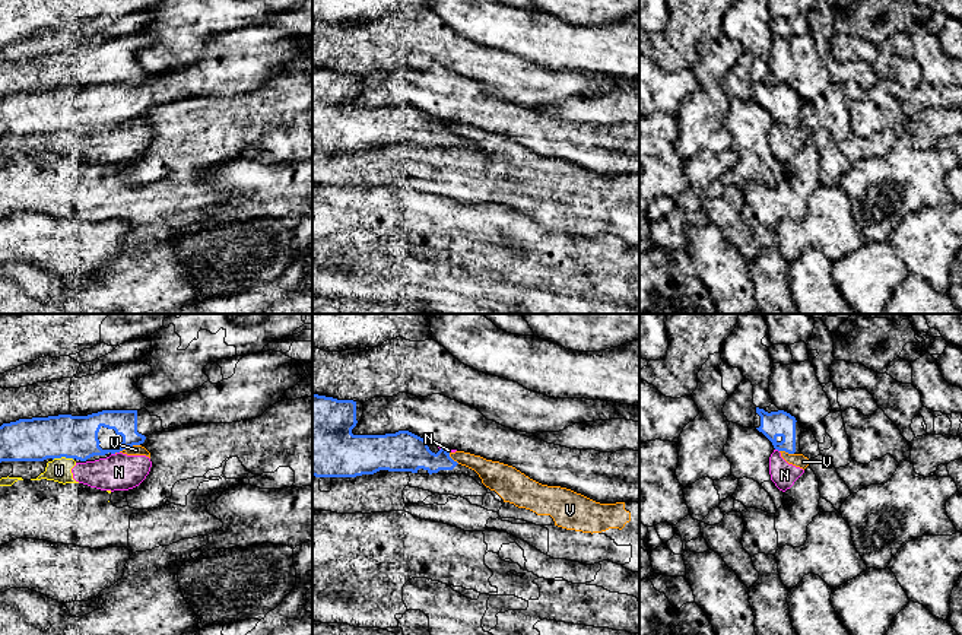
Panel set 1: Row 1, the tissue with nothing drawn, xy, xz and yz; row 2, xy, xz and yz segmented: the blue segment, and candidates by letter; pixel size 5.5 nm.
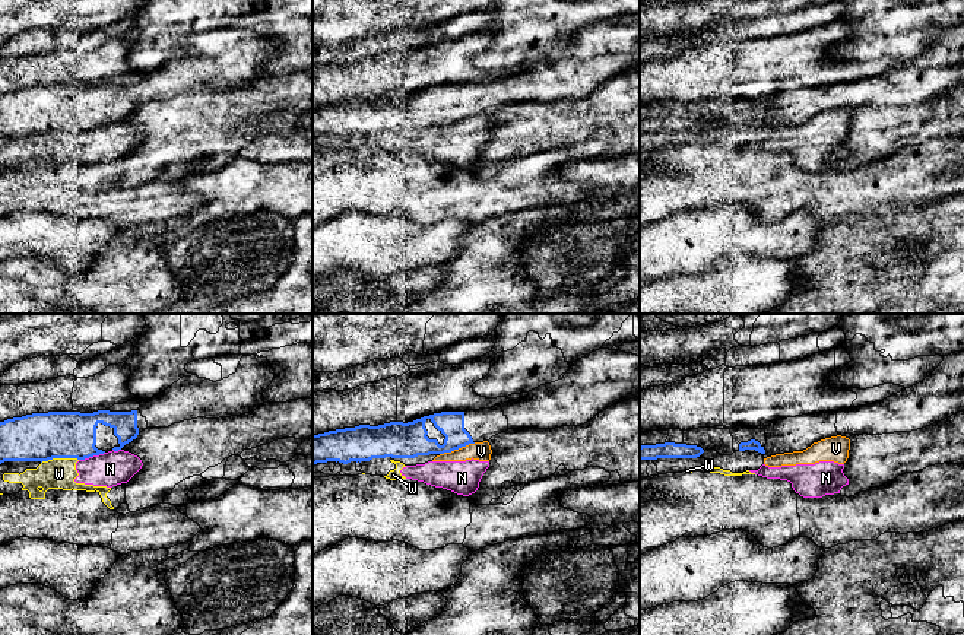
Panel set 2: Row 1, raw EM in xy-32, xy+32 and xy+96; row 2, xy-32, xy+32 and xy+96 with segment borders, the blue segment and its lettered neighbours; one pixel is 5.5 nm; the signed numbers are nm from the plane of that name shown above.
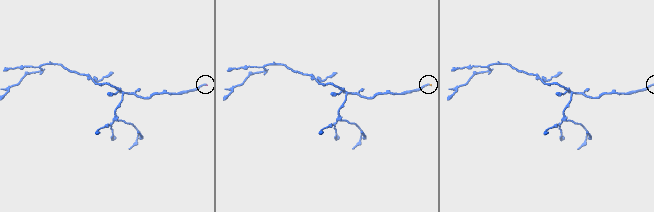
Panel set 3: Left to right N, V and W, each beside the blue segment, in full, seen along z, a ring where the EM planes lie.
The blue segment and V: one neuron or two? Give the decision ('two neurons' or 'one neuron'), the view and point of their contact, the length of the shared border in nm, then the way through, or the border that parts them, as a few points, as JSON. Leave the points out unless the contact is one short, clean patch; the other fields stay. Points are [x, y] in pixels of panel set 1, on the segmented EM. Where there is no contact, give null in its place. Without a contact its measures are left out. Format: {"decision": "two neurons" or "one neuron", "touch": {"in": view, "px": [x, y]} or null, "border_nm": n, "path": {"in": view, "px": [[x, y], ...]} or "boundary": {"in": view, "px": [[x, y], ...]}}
{"decision": "two neurons", "touch": {"in": "xy", "px": [129, 445]}, "border_nm": 130, "boundary": {"in": "xy", "px": [[139, 444], [118, 451]]}}

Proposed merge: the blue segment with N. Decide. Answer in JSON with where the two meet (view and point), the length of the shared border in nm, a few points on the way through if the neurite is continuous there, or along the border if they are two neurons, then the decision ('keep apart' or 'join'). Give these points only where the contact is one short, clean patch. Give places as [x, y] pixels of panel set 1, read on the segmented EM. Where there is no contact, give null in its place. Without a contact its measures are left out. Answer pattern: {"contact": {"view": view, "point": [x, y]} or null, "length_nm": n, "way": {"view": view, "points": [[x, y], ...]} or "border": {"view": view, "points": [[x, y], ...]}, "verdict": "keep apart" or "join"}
{"contact": {"view": "xy", "point": [113, 453]}, "length_nm": 30, "border": {"view": "xy", "points": [[111, 453], [114, 454]]}, "verdict": "keep apart"}

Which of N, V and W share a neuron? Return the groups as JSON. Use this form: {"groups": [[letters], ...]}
{"groups": [["N", "V", "W"]]}

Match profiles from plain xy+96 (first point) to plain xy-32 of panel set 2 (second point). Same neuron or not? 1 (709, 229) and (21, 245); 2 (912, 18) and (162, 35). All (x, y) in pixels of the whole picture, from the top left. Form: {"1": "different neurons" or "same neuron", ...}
{"1": "same neuron", "2": "same neuron"}

